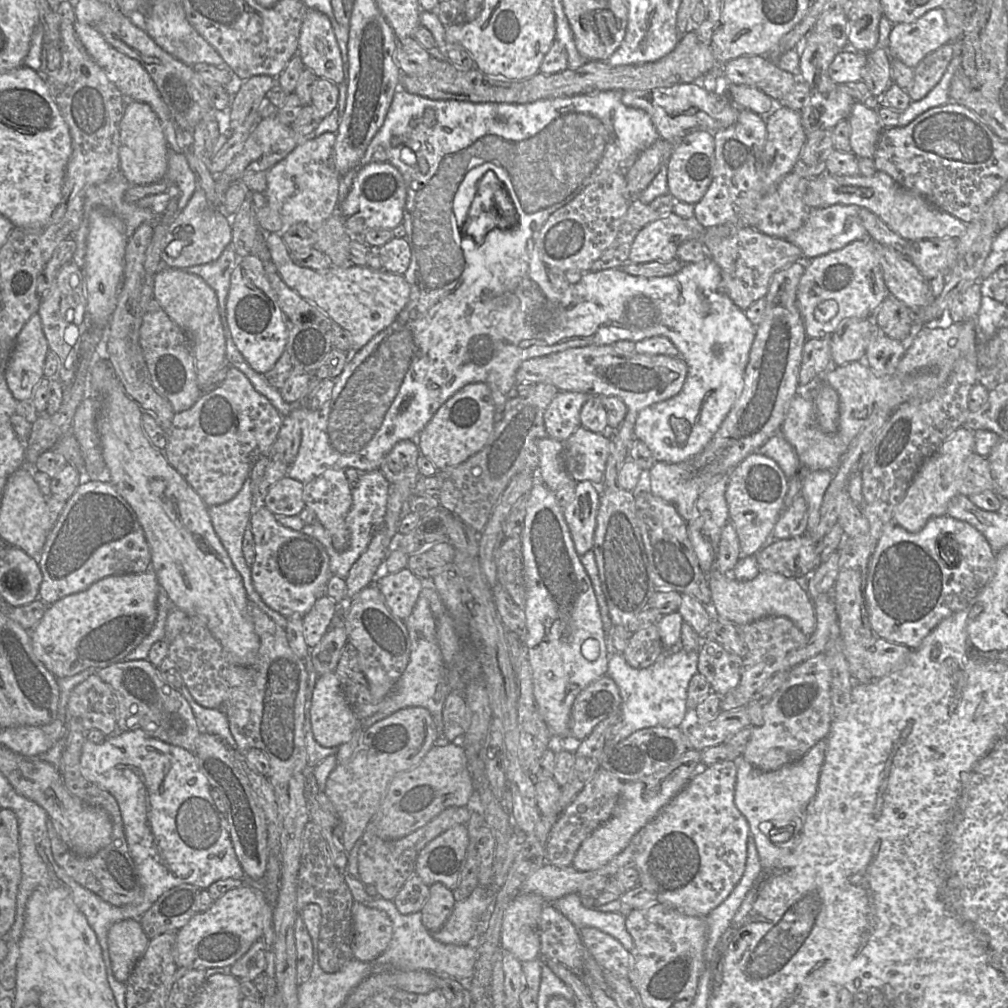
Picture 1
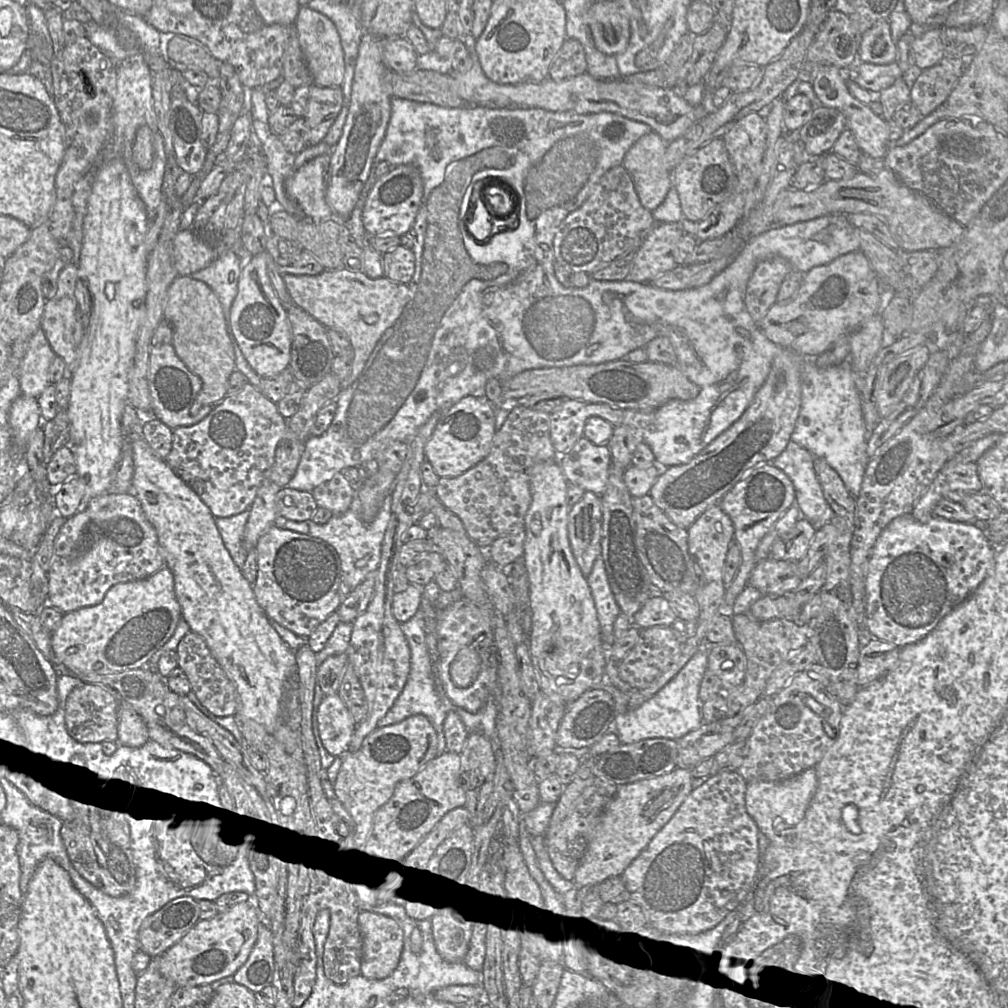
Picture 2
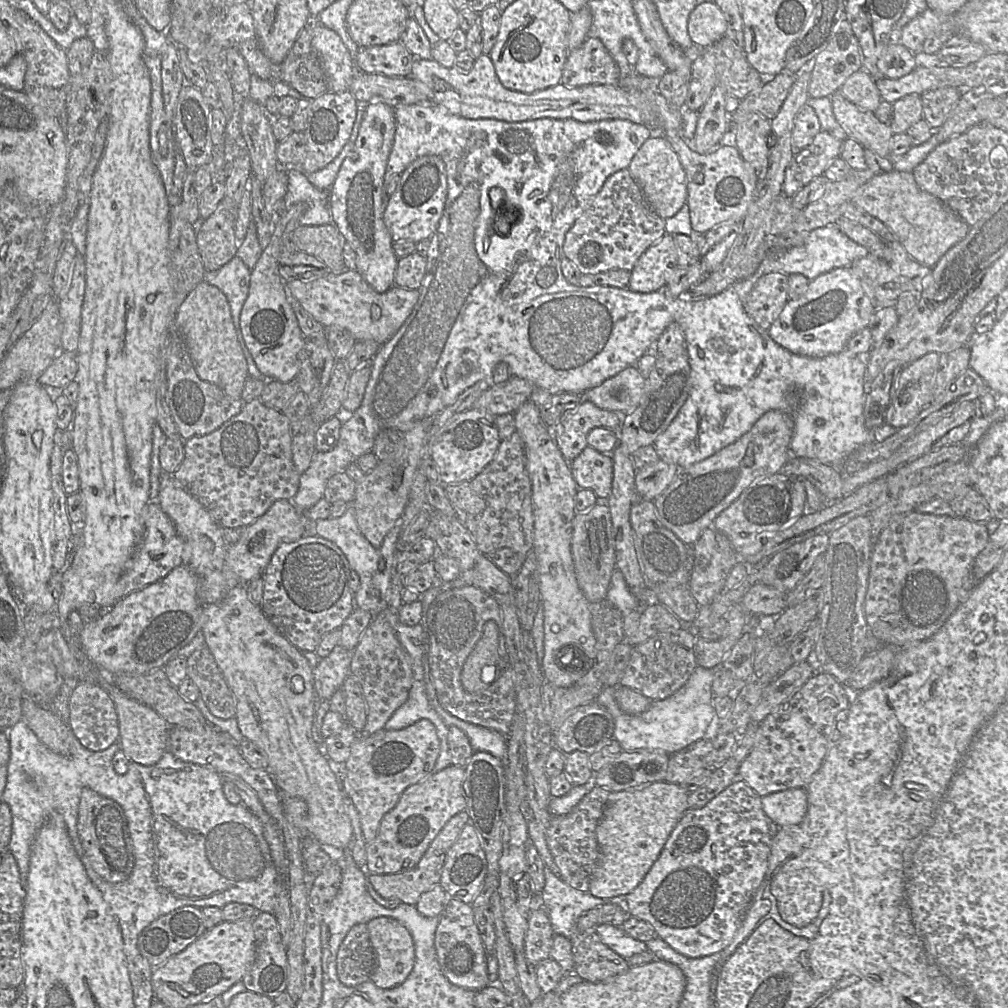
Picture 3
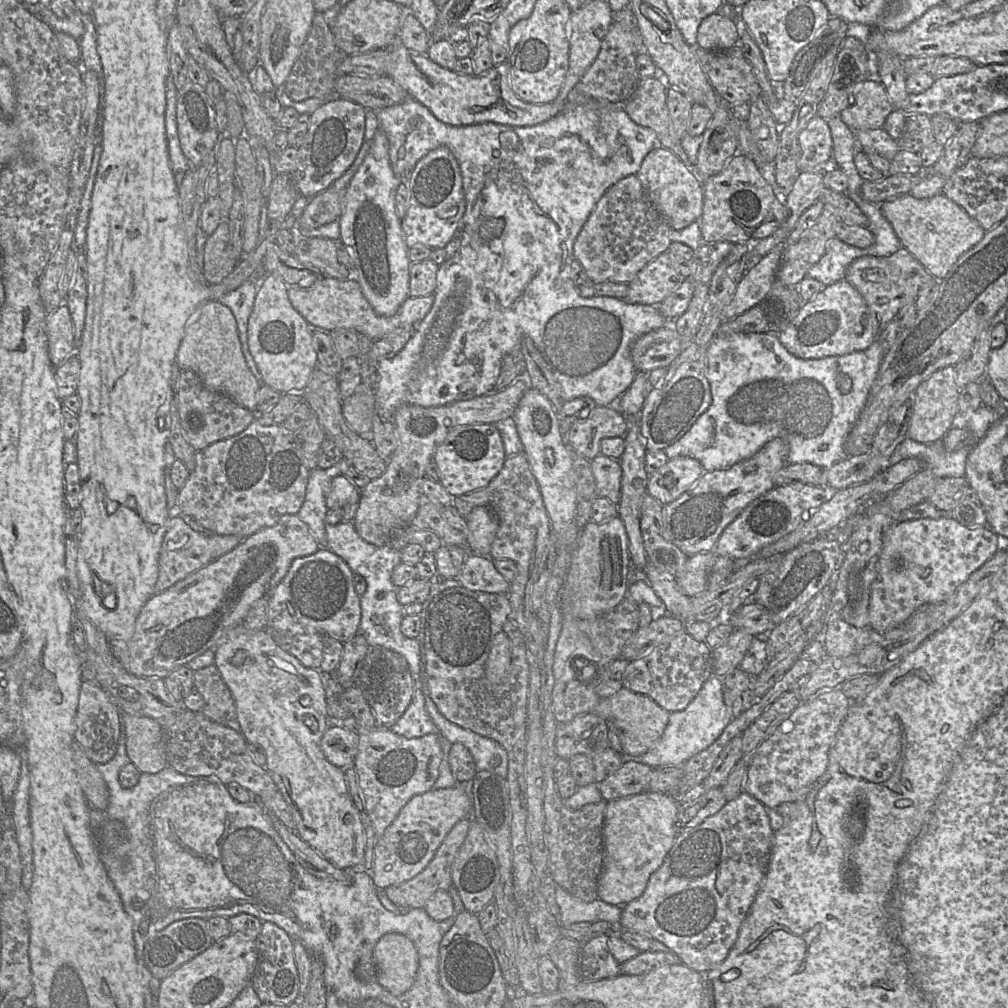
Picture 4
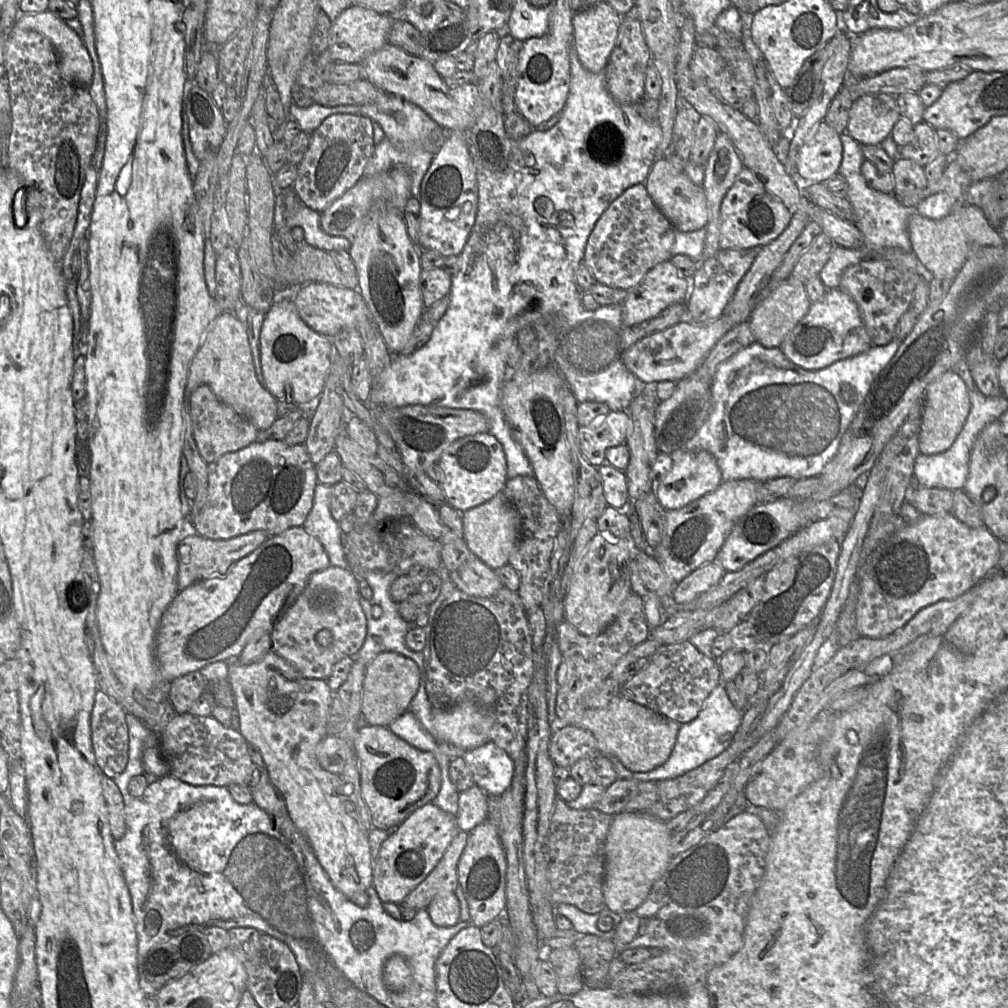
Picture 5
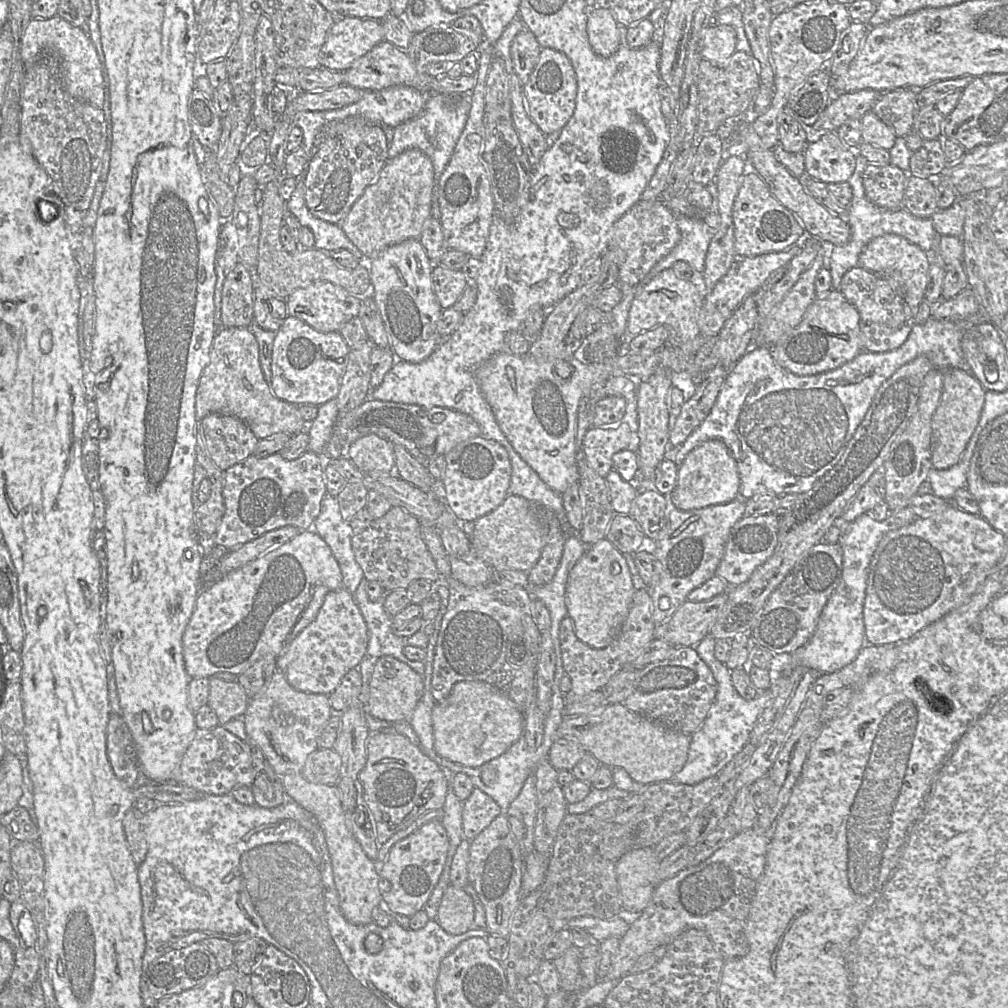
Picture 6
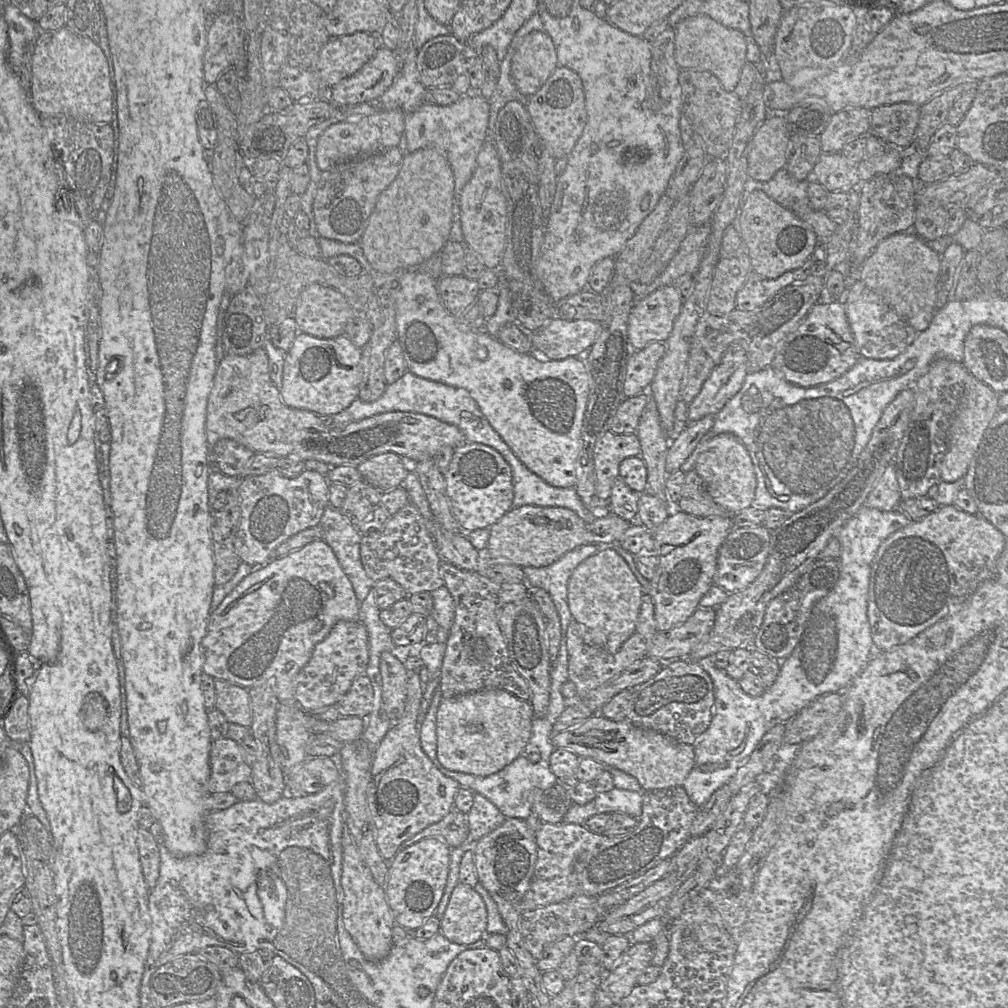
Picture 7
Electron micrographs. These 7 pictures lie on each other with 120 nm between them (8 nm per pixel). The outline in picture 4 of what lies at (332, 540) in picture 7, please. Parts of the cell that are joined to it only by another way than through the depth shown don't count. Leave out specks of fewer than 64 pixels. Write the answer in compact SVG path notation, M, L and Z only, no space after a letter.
M342 458L327 469L315 467L311 470L306 486L306 494L298 516L308 526L312 536L321 545L326 546L326 498L334 477L344 474L349 462Z

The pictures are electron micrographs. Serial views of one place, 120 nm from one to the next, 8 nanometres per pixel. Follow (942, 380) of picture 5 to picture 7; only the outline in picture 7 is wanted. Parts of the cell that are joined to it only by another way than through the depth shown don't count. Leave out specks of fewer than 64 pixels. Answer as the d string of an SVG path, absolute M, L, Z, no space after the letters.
M973 377L966 384L963 398L949 429L948 451L940 468L942 481L954 482L966 476L987 427L999 411L999 394Z

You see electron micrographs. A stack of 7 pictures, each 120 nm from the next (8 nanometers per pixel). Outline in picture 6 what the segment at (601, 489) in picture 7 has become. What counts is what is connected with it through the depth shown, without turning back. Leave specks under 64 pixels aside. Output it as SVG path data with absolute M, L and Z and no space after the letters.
M621 421L589 428L585 433L582 448L589 466L605 478L613 468L612 456L628 449L630 440L630 427Z

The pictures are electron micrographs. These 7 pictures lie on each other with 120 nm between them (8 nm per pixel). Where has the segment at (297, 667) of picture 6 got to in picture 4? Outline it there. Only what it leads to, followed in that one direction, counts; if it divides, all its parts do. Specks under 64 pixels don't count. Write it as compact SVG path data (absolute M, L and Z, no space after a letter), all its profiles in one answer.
M321 546L314 554L294 559L284 578L267 595L266 630L276 644L304 666L320 669L324 637L346 643L360 632L360 596L355 591L353 575L347 563L326 546Z

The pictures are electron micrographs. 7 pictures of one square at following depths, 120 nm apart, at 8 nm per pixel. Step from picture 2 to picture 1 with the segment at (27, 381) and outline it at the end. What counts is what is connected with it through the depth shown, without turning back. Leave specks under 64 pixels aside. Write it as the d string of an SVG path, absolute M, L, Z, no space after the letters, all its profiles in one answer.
M34 314L17 336L4 373L7 386L17 402L31 400L43 378L44 361L49 350L40 316Z

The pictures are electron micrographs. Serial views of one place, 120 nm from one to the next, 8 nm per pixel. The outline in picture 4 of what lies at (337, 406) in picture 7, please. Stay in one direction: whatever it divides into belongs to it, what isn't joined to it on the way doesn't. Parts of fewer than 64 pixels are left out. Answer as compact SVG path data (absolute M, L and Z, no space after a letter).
M265 274L260 280L248 321L248 346L264 384L275 391L302 393L317 367L311 326L293 307L288 288L276 275Z

